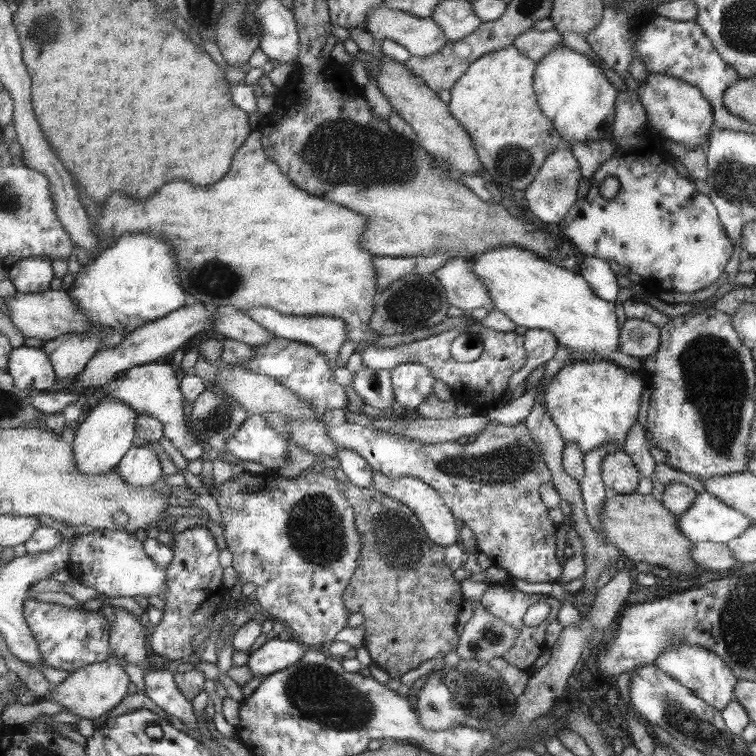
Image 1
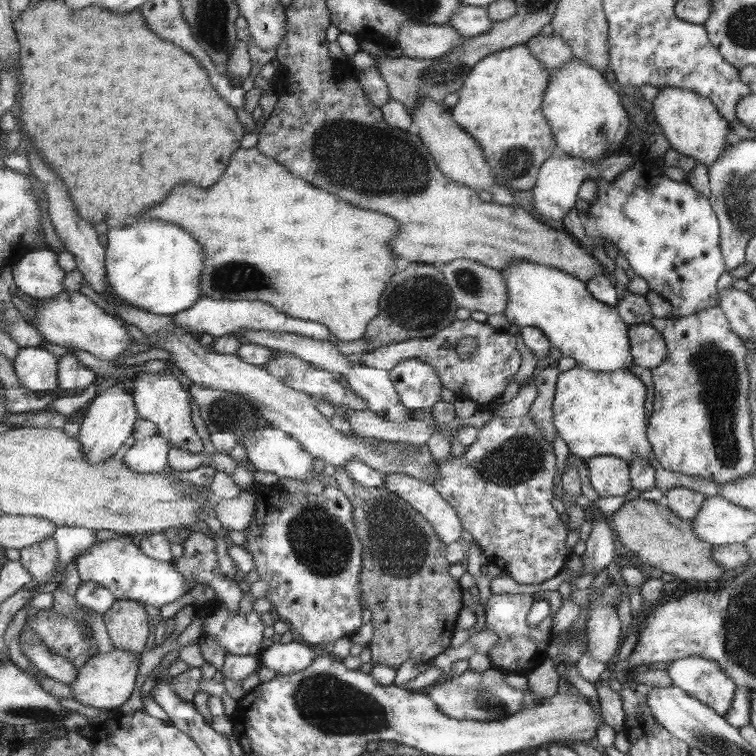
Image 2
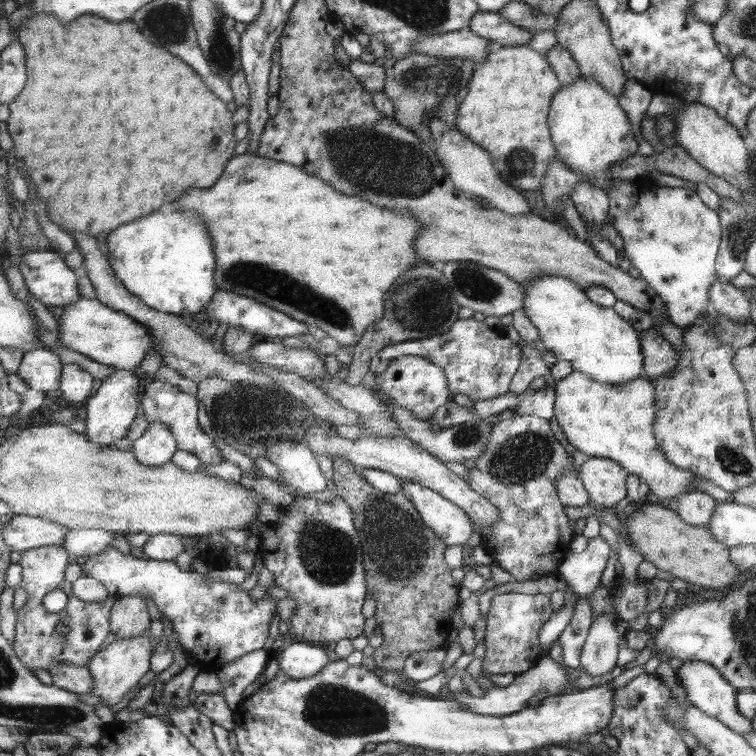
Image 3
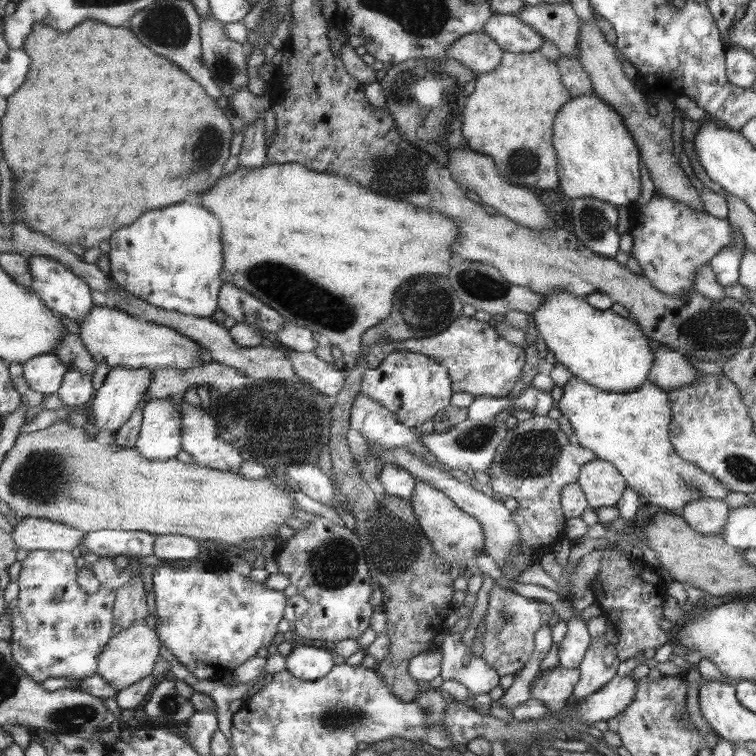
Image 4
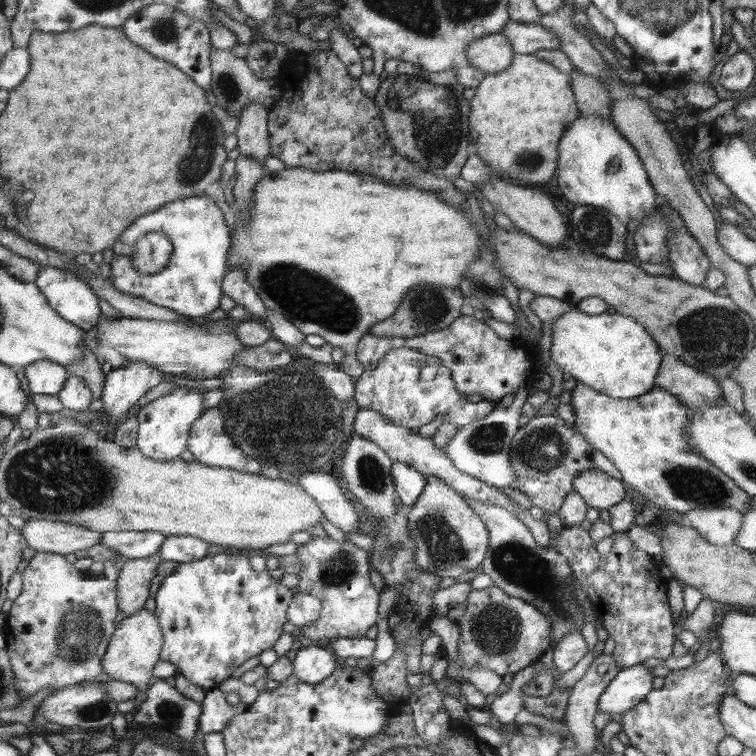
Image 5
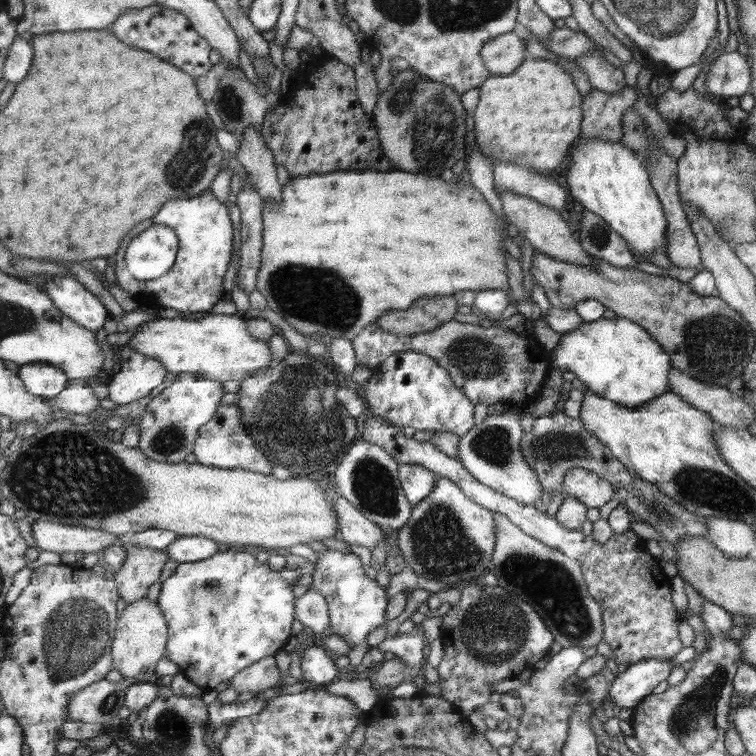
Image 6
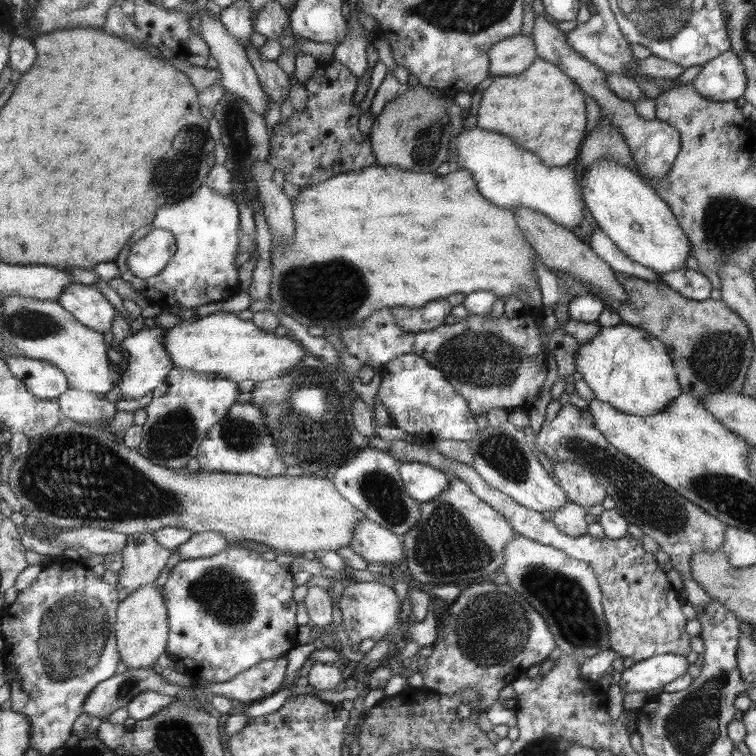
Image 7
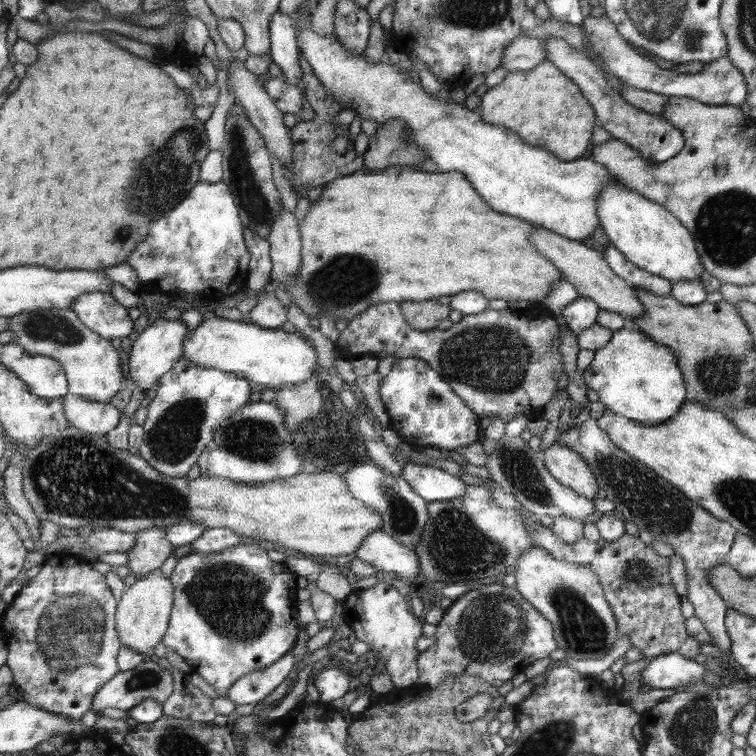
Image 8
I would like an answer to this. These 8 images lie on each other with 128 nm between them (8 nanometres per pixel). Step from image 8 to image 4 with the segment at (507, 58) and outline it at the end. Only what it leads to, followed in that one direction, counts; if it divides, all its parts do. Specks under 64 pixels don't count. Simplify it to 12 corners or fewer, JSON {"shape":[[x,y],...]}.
{"shape":[[481,30],[455,40],[445,56],[477,75],[495,69],[498,43]]}

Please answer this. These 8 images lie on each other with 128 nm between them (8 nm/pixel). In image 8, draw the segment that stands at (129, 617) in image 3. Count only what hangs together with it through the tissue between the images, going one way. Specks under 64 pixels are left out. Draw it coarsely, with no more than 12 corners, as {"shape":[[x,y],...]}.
{"shape":[[161,527],[134,534],[125,566],[135,581],[172,554]]}

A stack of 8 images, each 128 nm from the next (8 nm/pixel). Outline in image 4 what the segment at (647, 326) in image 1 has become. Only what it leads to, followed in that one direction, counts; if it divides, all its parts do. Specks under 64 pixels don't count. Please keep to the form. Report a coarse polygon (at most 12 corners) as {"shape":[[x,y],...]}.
{"shape":[[654,341],[647,381],[667,392],[697,380],[684,355]]}

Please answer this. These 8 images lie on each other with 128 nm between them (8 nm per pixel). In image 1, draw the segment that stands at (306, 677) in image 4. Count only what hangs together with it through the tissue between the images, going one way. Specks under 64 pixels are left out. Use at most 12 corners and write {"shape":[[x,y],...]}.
{"shape":[[266,640],[249,654],[253,677],[295,665],[307,647],[297,640]]}

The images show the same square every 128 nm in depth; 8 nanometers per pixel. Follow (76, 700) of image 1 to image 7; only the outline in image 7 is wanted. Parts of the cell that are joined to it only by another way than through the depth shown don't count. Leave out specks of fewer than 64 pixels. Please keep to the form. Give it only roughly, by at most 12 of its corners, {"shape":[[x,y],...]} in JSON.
{"shape":[[139,586],[119,602],[115,637],[129,670],[166,650],[161,587]]}

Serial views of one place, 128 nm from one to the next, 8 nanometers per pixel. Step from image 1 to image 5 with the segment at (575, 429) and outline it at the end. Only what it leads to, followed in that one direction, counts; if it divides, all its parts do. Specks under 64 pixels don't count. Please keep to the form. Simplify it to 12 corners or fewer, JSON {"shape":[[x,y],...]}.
{"shape":[[576,383],[583,438],[625,487],[680,514],[751,509],[746,491],[695,451],[687,407]]}

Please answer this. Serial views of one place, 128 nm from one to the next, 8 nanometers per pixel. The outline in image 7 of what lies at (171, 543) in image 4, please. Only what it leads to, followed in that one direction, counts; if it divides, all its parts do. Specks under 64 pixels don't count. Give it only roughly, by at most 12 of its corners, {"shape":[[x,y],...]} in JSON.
{"shape":[[213,530],[192,533],[179,560],[209,558],[229,546]]}

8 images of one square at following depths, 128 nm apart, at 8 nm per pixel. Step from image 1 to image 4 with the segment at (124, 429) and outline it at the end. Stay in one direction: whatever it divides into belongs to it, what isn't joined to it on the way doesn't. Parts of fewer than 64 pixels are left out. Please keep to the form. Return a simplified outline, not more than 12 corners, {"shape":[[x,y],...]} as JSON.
{"shape":[[111,367],[91,400],[111,440],[143,400],[151,371]]}

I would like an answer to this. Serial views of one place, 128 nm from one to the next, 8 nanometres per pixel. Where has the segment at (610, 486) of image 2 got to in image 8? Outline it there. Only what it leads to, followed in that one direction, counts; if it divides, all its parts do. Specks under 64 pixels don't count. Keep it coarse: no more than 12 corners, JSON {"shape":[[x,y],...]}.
{"shape":[[553,443],[541,454],[547,473],[581,497],[600,496],[583,457]]}

